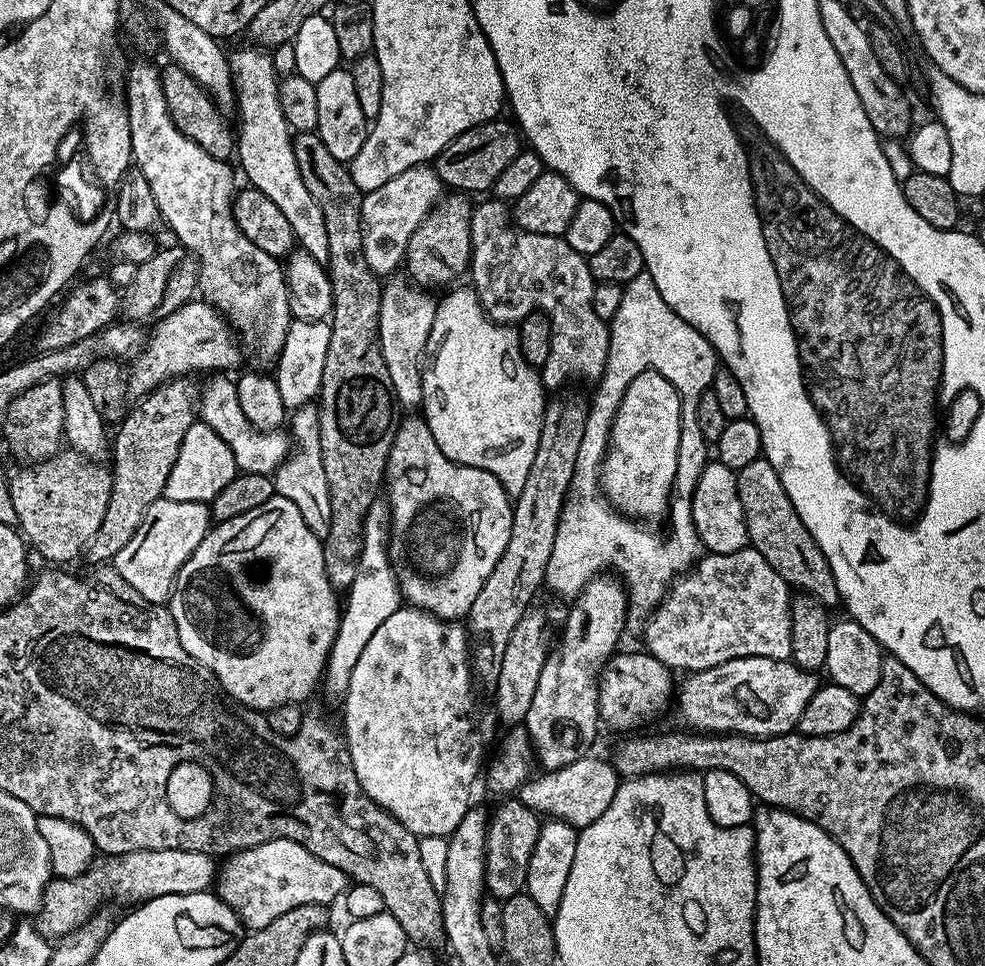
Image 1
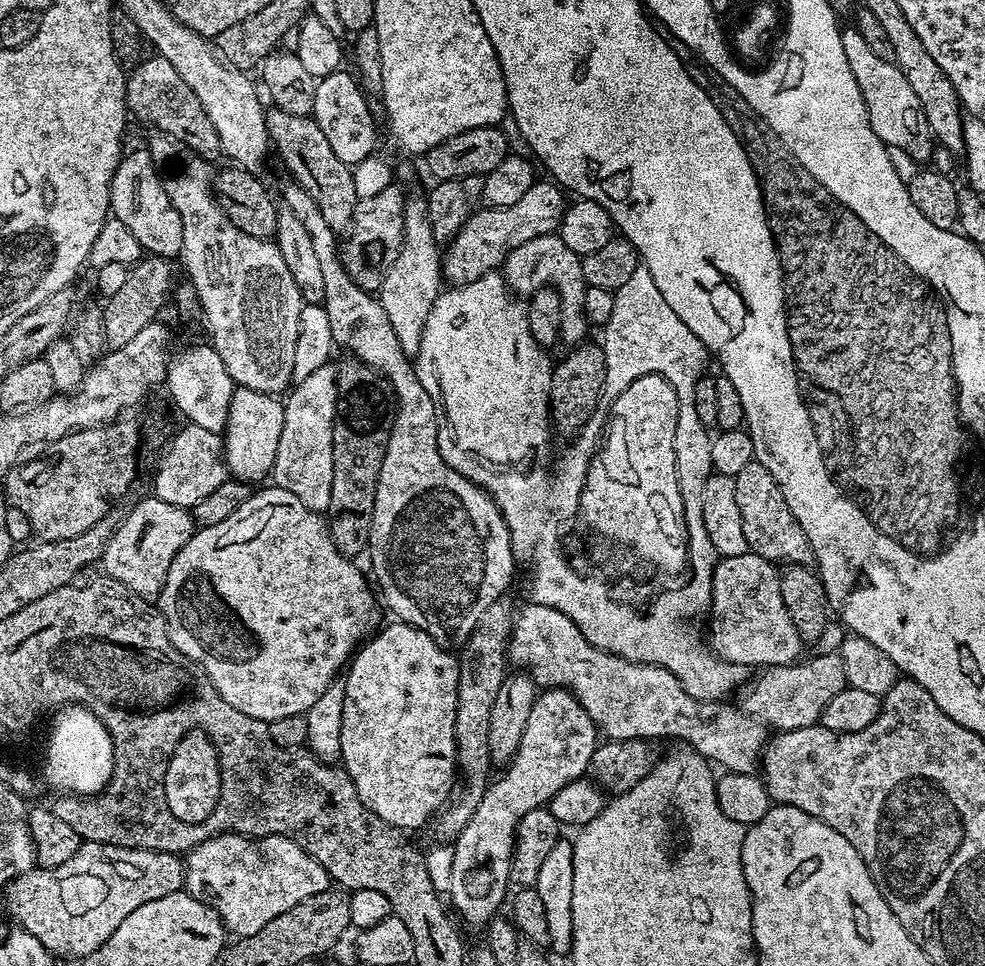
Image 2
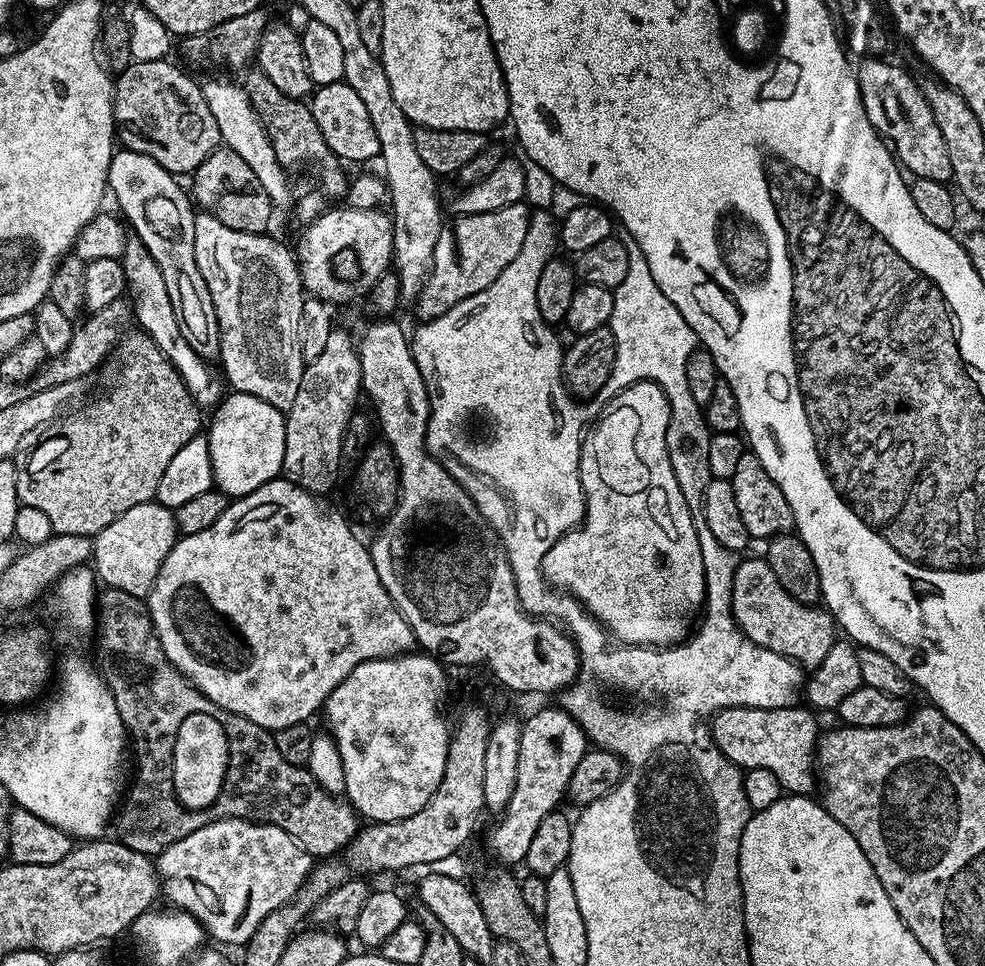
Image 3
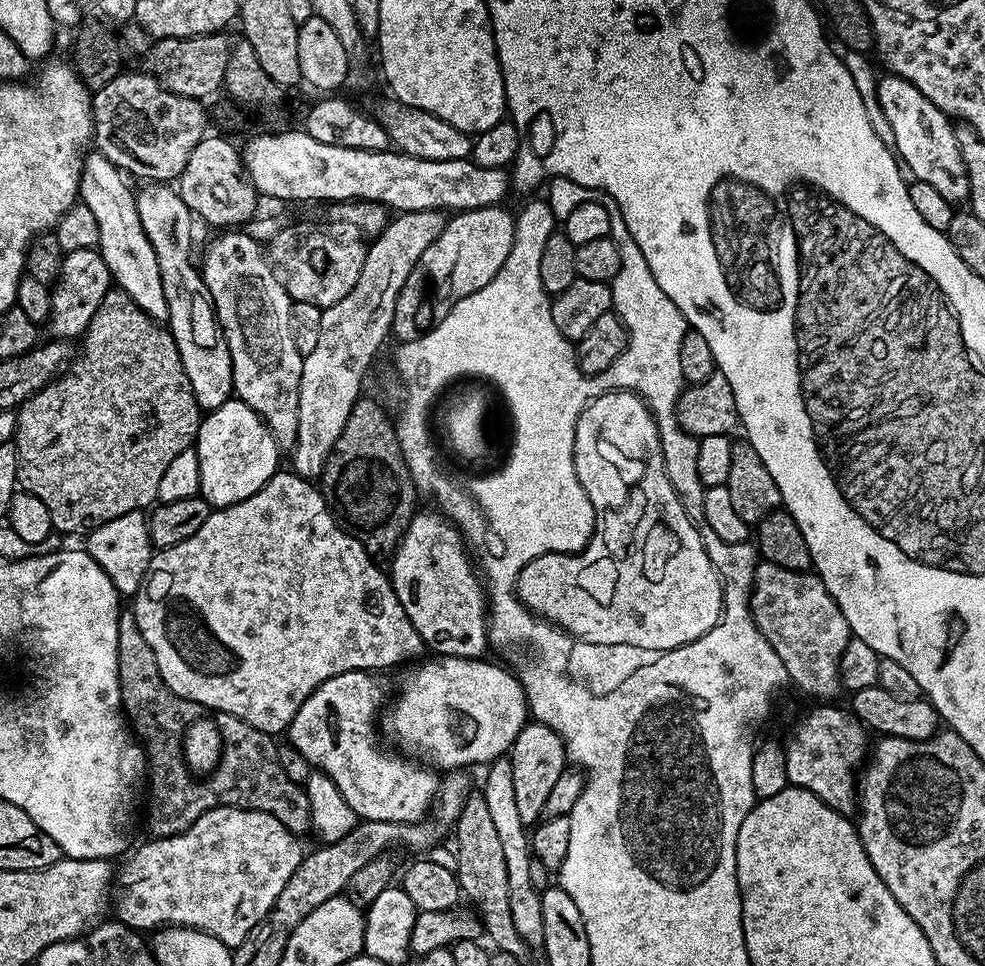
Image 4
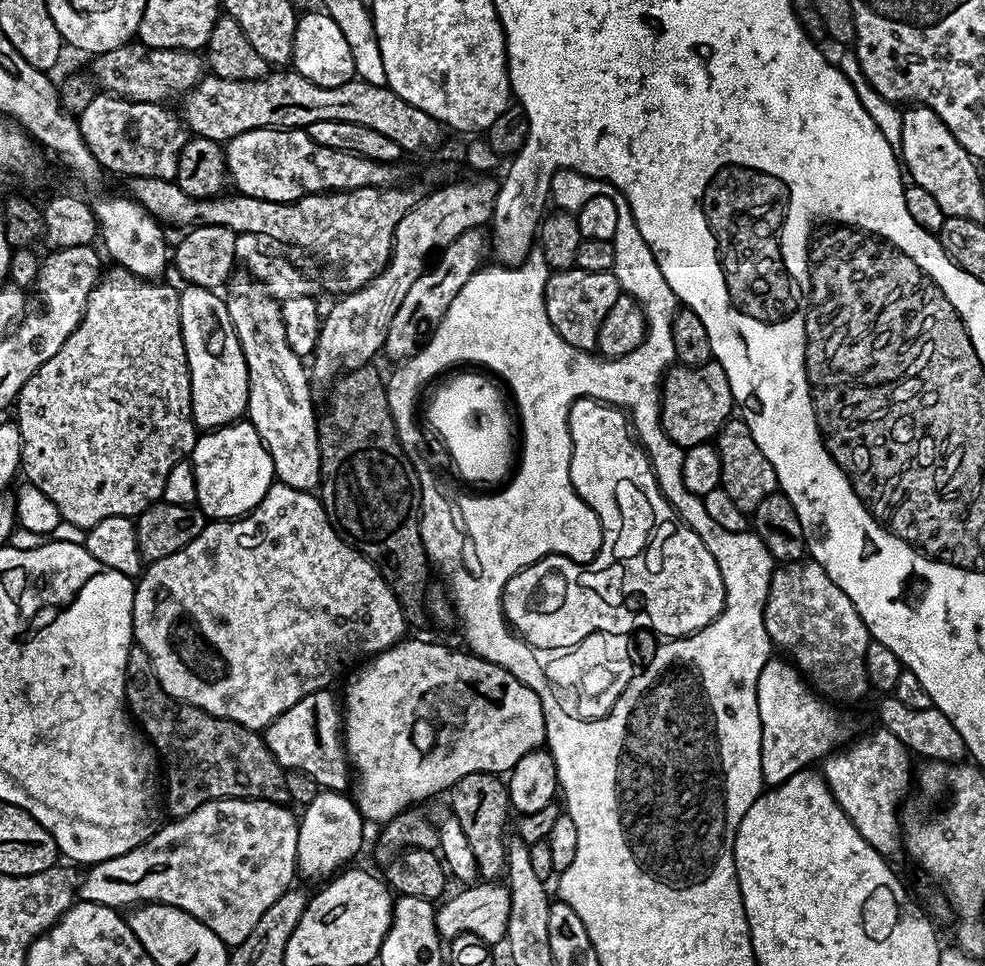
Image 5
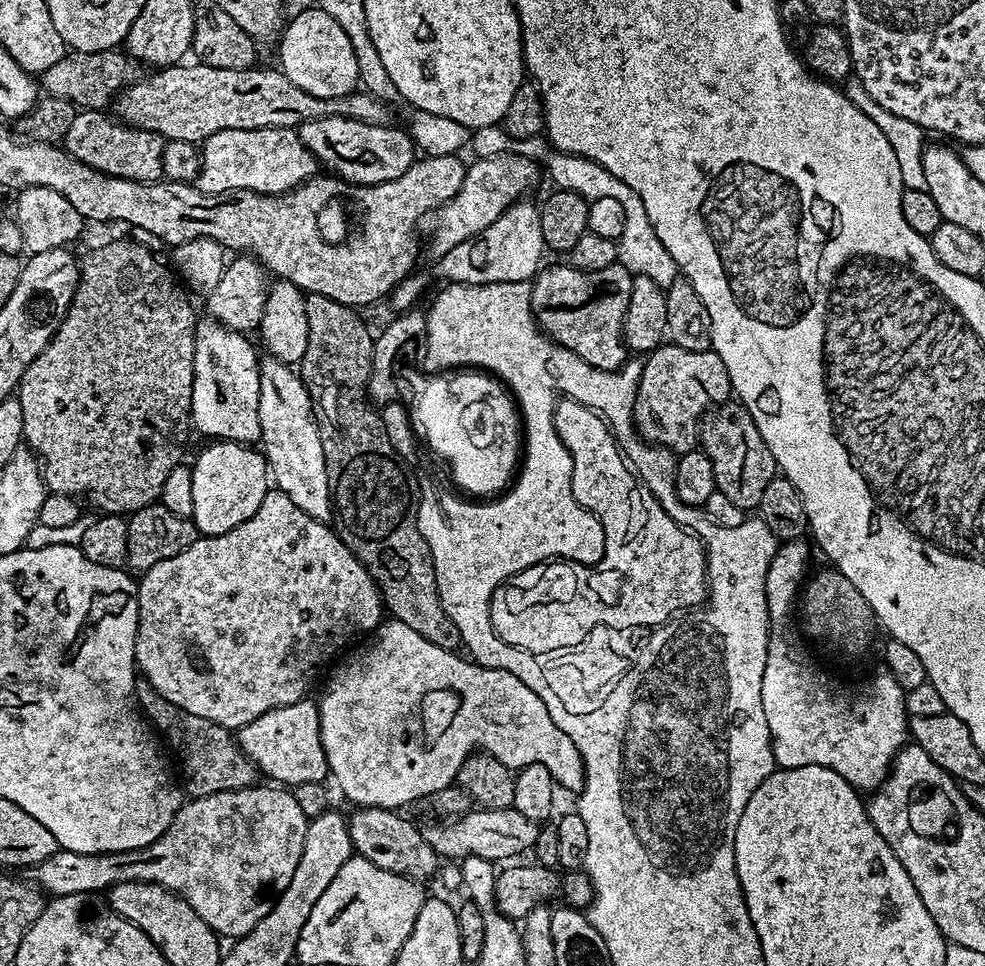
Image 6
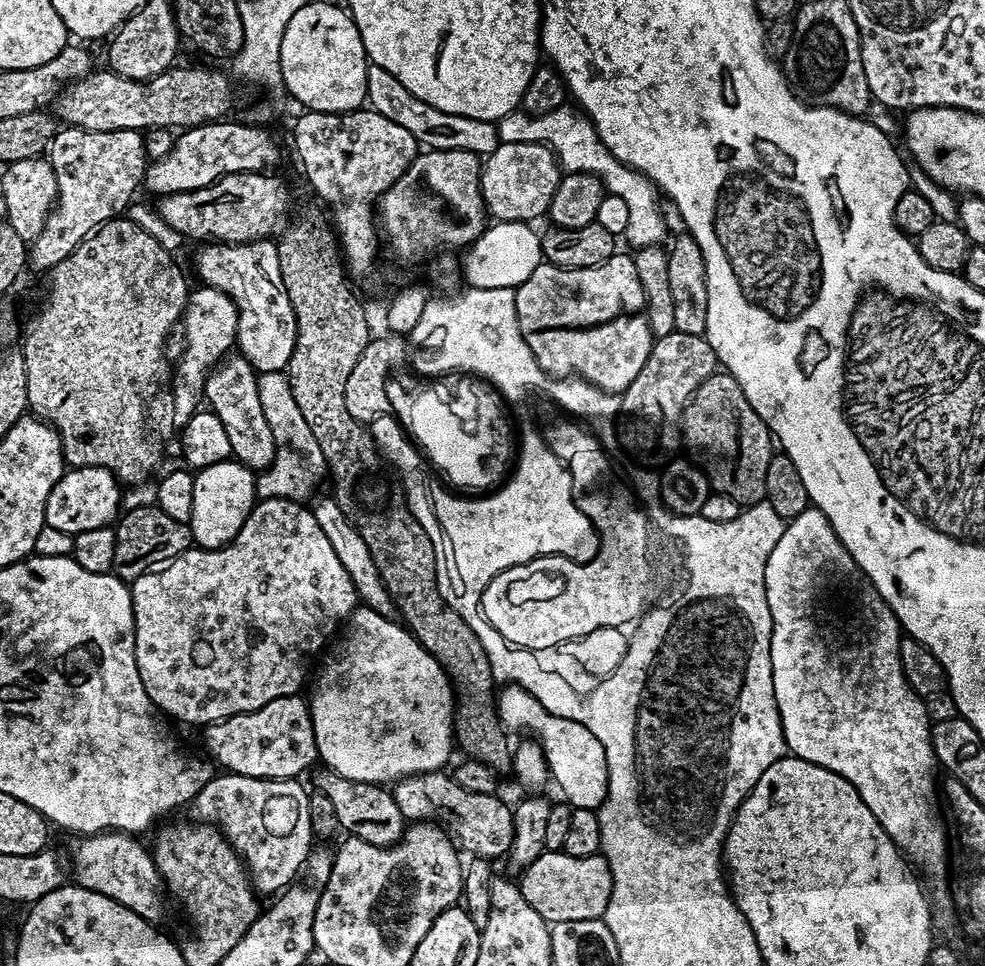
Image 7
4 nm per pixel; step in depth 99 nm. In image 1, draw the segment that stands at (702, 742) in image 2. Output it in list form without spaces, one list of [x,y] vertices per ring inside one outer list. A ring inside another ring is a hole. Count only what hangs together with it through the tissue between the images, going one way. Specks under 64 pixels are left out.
[[[625,650],[617,651],[616,655],[612,657],[611,660],[608,661],[607,664],[603,665],[600,670],[600,689],[598,690],[598,706],[600,707],[600,719],[602,721],[603,727],[608,728],[617,728],[618,731],[627,733],[629,730],[627,728],[632,728],[635,724],[644,724],[647,722],[651,716],[656,716],[660,711],[663,710],[664,707],[668,704],[668,699],[673,699],[674,696],[674,684],[672,688],[672,676],[674,676],[673,669],[670,669],[665,666],[662,662],[658,662],[656,658],[648,655],[647,651],[640,650],[640,652],[624,652]]]

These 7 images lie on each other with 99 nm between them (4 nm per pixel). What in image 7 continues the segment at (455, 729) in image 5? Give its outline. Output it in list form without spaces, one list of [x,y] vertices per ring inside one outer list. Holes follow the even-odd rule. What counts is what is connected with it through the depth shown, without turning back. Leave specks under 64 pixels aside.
[[[358,606],[348,617],[342,635],[323,653],[319,664],[320,673],[316,676],[316,685],[312,688],[312,696],[309,695],[307,701],[308,709],[312,715],[312,725],[314,726],[316,755],[322,761],[322,764],[324,760],[323,767],[327,771],[336,772],[342,778],[362,784],[392,786],[395,785],[396,781],[404,780],[408,776],[417,776],[423,772],[438,772],[445,767],[444,763],[447,762],[452,748],[454,752],[454,688],[444,667],[414,639],[403,623],[378,614],[369,608]],[[516,684],[501,687],[495,701],[496,711],[500,713],[500,722],[509,733],[533,732],[544,757],[548,762],[551,779],[556,780],[565,801],[573,808],[599,809],[608,793],[608,767],[606,766],[606,750],[602,750],[602,742],[582,726],[582,722],[574,722],[571,717],[562,718],[550,714],[530,695],[525,688]]]

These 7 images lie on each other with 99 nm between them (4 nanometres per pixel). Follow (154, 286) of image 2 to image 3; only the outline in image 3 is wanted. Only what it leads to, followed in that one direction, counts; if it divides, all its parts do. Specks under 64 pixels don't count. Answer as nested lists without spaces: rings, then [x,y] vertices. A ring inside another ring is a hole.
[[[121,298],[110,302],[110,306],[102,306],[102,310],[91,313],[84,325],[77,327],[70,338],[70,346],[66,348],[63,356],[54,356],[44,361],[44,365],[37,370],[30,384],[35,391],[41,392],[50,386],[62,386],[66,382],[84,380],[116,351],[116,345],[124,335],[133,327],[133,305],[127,299]]]

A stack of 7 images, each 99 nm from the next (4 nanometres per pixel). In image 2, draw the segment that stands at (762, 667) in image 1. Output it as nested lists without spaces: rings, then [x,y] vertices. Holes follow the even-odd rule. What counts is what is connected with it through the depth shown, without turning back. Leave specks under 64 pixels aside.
[[[835,651],[803,660],[757,671],[753,675],[757,676],[753,680],[751,677],[739,689],[738,707],[747,716],[756,717],[772,730],[789,732],[795,728],[809,728],[811,724],[817,723],[822,710],[826,710],[826,702],[848,687],[848,679],[846,670],[842,670],[842,658]]]

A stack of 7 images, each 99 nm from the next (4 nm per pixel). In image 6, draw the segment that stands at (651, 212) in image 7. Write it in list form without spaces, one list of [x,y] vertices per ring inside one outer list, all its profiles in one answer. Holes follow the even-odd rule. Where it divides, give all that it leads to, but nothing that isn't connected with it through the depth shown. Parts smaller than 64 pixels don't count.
[[[495,123],[475,129],[471,133],[470,148],[475,152],[473,155],[479,159],[498,155],[515,155],[530,157],[537,162],[542,160],[542,166],[547,177],[549,174],[551,180],[555,183],[553,185],[557,189],[570,190],[589,202],[598,198],[615,198],[618,202],[622,202],[622,210],[626,210],[626,226],[623,227],[616,245],[619,264],[627,272],[650,278],[659,288],[667,290],[678,279],[678,269],[674,260],[670,258],[666,246],[662,246],[650,218],[646,218],[646,210],[642,206],[638,194],[634,194],[634,190],[630,190],[630,186],[626,186],[621,179],[610,174],[600,163],[578,155],[570,155],[568,152],[549,149],[549,146],[543,135],[534,138],[514,139],[514,137],[506,134],[501,125]],[[545,149],[548,152],[543,160],[541,157]]]

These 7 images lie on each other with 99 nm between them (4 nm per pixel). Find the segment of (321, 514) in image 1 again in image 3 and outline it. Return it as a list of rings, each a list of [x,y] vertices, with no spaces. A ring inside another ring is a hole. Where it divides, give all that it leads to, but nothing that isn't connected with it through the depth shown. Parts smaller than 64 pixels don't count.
[[[333,330],[326,338],[326,347],[318,358],[307,361],[298,398],[284,417],[286,450],[284,451],[283,479],[297,484],[302,490],[328,494],[340,476],[340,460],[345,459],[344,435],[352,420],[356,399],[361,399],[360,359],[356,344],[340,330]]]

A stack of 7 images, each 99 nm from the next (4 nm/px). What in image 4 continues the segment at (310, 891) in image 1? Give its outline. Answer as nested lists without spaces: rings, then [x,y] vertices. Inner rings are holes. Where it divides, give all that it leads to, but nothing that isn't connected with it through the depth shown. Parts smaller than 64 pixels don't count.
[[[211,808],[209,812],[199,816],[185,832],[179,832],[173,836],[148,838],[148,841],[136,853],[133,851],[127,857],[129,860],[125,862],[124,869],[121,872],[119,869],[118,872],[118,884],[121,884],[120,892],[124,896],[118,897],[117,900],[115,897],[115,919],[126,925],[127,928],[137,930],[145,930],[144,928],[156,930],[161,926],[196,928],[200,932],[209,932],[211,936],[223,942],[229,950],[235,950],[250,934],[250,930],[254,930],[254,926],[258,926],[260,919],[272,909],[274,902],[278,898],[278,894],[282,894],[282,886],[286,886],[286,882],[290,882],[290,874],[294,874],[294,870],[298,870],[302,859],[302,851],[300,852],[300,844],[296,840],[299,839],[290,830],[286,830],[286,826],[282,826],[282,822],[278,822],[278,818],[274,818],[265,812],[246,810],[245,808]]]

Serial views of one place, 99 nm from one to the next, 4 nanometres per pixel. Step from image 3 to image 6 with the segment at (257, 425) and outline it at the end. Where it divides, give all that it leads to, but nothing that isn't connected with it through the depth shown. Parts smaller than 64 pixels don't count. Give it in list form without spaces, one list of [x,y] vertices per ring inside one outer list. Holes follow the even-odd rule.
[[[233,440],[209,444],[212,445],[202,449],[196,464],[191,465],[194,510],[190,518],[200,536],[217,536],[234,530],[234,526],[246,522],[246,518],[256,513],[270,491],[268,461],[264,459],[263,451],[247,444],[235,444]]]

